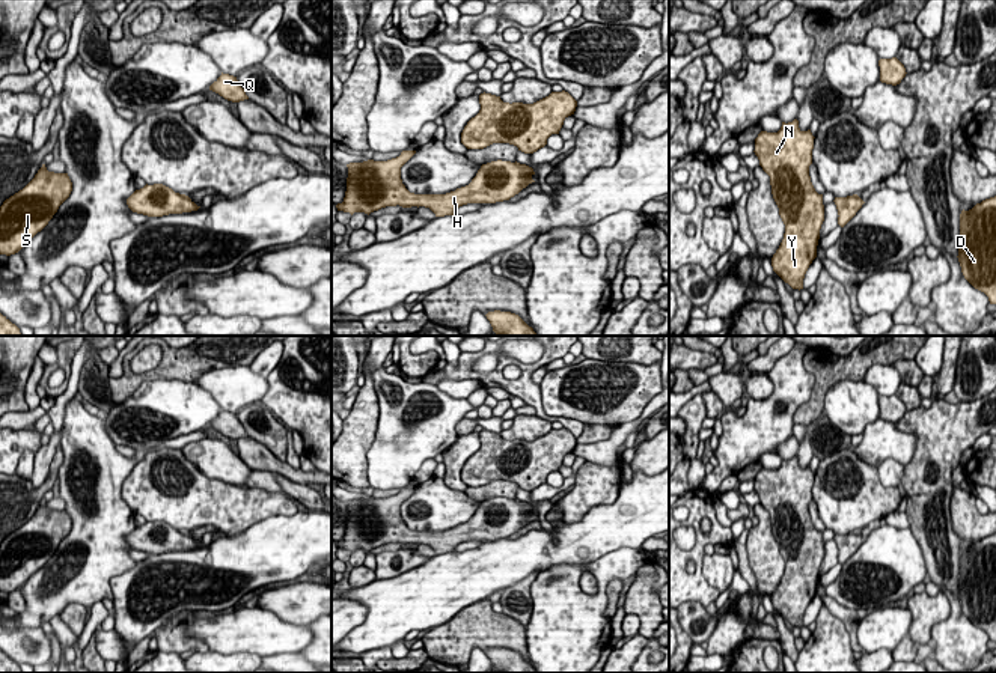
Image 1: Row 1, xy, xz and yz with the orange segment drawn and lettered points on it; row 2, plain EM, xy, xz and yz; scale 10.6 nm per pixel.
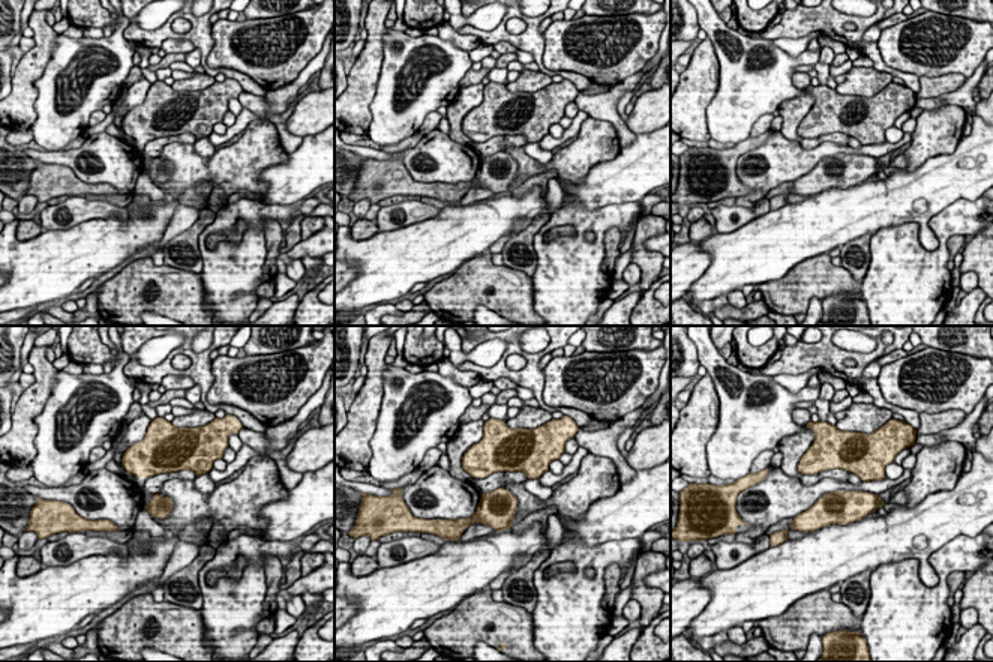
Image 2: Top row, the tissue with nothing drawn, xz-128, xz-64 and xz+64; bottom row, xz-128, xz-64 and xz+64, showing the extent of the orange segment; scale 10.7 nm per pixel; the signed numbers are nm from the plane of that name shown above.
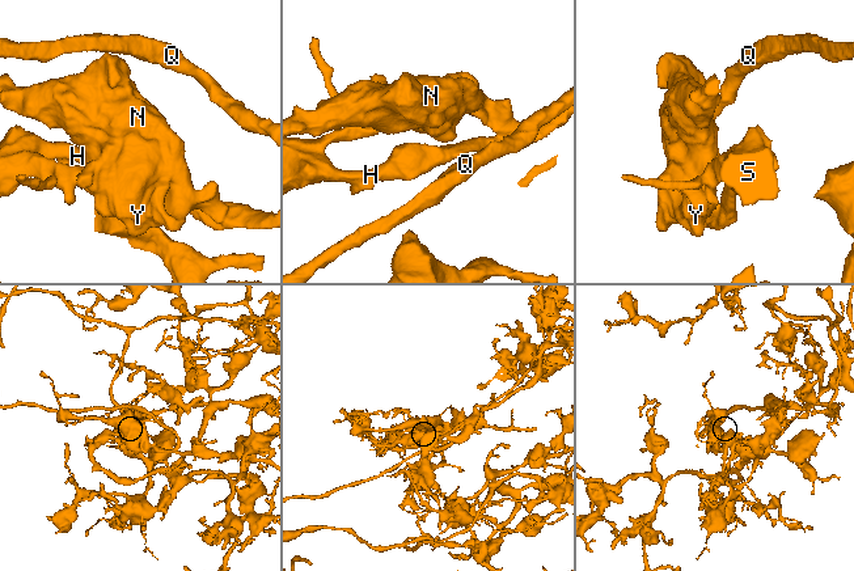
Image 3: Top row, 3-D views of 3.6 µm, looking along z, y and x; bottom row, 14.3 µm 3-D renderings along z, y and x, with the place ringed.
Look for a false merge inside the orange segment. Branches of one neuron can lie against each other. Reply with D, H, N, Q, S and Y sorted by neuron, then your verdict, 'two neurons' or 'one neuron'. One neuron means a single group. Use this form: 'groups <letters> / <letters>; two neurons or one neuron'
groups D H N Q S Y; one neuron

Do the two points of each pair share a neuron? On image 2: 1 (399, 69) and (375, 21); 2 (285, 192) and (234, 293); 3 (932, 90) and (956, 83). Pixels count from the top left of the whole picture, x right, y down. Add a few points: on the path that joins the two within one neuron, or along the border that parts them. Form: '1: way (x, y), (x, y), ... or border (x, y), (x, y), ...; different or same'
1: border (387, 29), (383, 36), (383, 63), (380, 71); different
2: border (248, 197), (263, 203), (297, 204); different
3: way (938, 86), (950, 83); same

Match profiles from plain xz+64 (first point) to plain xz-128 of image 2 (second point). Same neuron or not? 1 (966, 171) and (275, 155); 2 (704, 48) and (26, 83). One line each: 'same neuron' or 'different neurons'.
1: different neurons
2: same neuron

